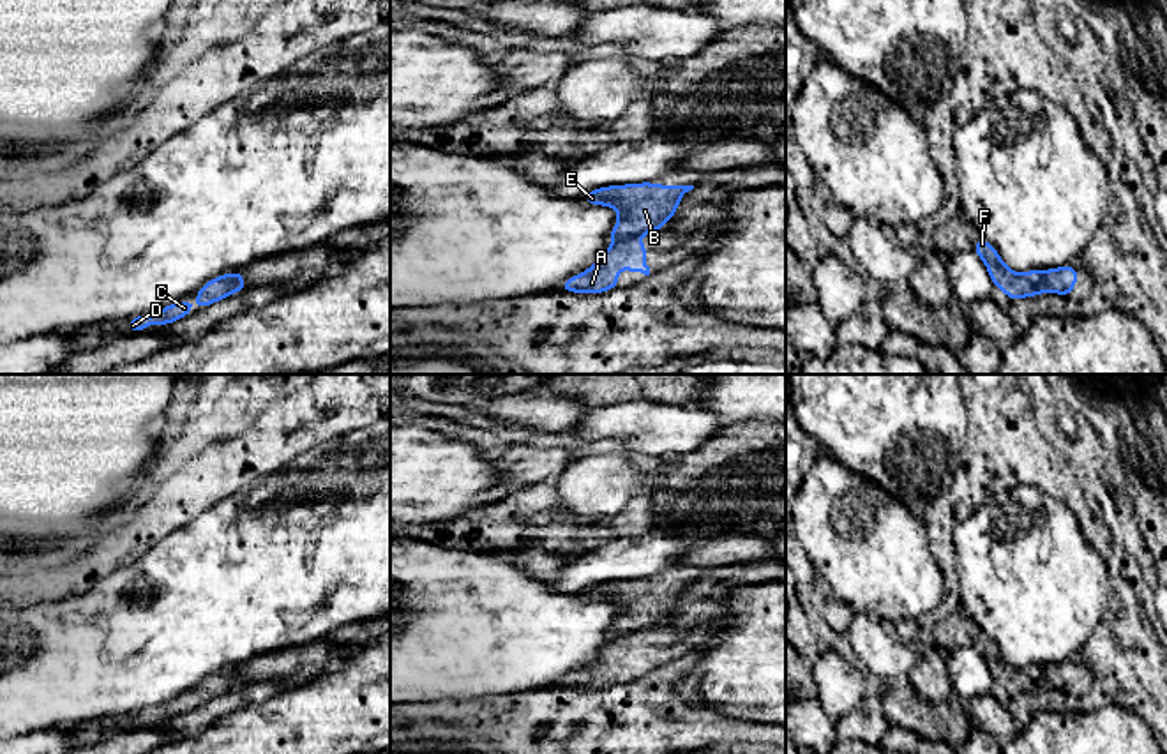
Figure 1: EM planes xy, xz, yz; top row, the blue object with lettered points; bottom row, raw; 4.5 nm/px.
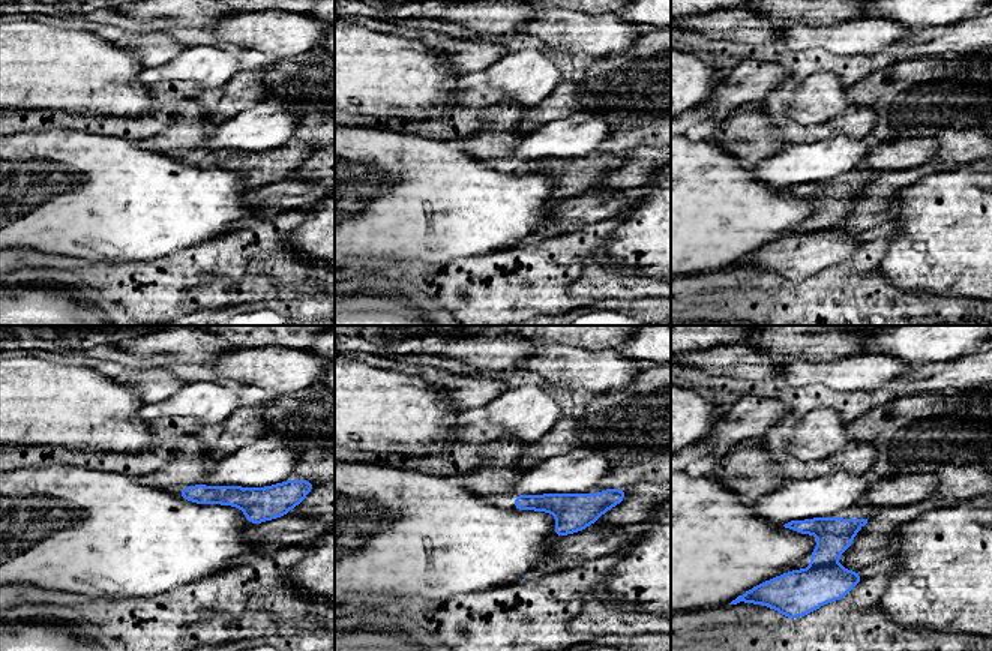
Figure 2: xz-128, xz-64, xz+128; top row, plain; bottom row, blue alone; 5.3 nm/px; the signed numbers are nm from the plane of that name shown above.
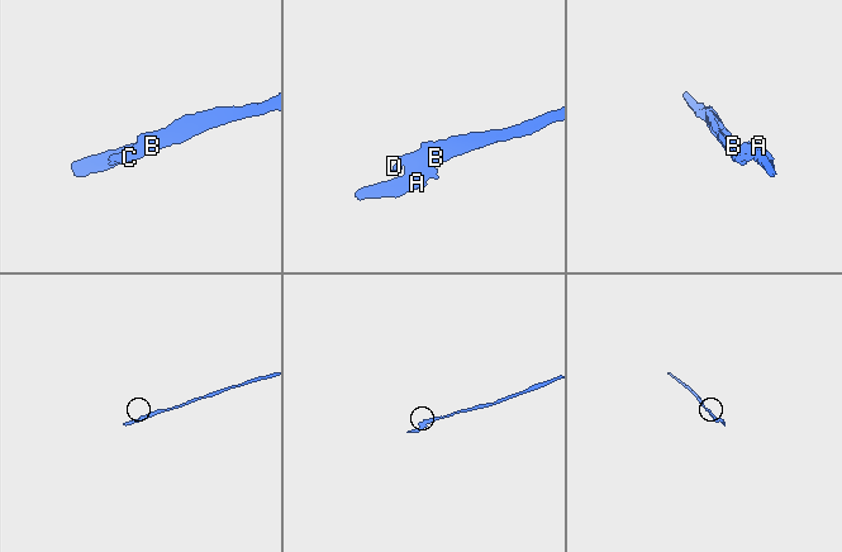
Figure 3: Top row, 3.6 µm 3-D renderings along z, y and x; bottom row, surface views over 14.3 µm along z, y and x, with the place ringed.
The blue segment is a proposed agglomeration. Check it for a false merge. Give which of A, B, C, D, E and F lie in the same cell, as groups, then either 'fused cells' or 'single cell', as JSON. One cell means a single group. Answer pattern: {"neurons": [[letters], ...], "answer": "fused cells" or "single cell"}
{"neurons": [["A"], ["B", "C", "D", "E", "F"]], "answer": "fused cells"}

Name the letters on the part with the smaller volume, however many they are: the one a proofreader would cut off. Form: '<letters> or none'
A

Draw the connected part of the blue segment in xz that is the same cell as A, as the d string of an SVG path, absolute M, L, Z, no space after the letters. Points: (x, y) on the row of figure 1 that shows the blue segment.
M639 235L616 240L606 249L600 260L588 270L563 281L561 291L602 293L618 288L618 270L625 267L629 272L650 275L644 263L648 249L641 244Z

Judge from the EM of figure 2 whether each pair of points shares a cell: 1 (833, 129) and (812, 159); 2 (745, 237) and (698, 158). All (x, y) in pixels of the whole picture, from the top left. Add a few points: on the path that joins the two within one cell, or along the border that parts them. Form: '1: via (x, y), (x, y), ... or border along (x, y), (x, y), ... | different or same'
1: border along (863, 137), (833, 135), (814, 141) | different
2: via (725, 218), (698, 191), (698, 177) | same

